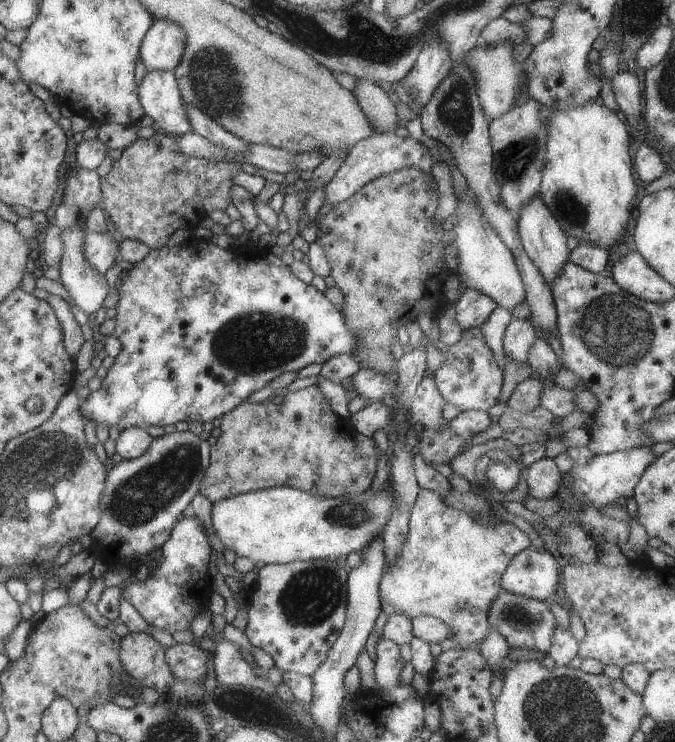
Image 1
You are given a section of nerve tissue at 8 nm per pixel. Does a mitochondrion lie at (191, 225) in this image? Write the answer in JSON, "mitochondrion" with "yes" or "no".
{"mitochondrion":"no"}

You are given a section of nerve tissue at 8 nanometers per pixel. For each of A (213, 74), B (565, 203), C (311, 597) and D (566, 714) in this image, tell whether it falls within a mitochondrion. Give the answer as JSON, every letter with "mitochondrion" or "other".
{"A":"mitochondrion","B":"mitochondrion","C":"mitochondrion","D":"mitochondrion"}

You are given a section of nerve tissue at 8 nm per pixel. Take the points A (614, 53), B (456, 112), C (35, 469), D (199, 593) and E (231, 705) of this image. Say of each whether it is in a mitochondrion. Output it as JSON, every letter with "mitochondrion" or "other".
{"A":"other","B":"mitochondrion","C":"mitochondrion","D":"other","E":"mitochondrion"}

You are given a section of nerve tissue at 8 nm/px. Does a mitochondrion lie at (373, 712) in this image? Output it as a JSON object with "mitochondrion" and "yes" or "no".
{"mitochondrion":"no"}

